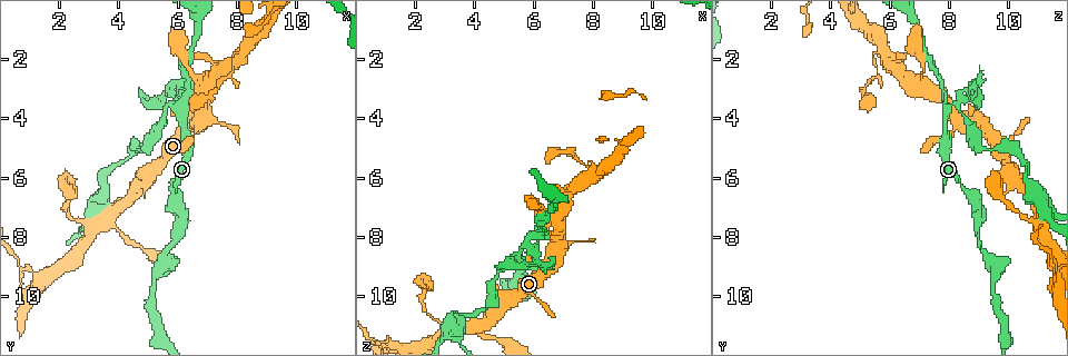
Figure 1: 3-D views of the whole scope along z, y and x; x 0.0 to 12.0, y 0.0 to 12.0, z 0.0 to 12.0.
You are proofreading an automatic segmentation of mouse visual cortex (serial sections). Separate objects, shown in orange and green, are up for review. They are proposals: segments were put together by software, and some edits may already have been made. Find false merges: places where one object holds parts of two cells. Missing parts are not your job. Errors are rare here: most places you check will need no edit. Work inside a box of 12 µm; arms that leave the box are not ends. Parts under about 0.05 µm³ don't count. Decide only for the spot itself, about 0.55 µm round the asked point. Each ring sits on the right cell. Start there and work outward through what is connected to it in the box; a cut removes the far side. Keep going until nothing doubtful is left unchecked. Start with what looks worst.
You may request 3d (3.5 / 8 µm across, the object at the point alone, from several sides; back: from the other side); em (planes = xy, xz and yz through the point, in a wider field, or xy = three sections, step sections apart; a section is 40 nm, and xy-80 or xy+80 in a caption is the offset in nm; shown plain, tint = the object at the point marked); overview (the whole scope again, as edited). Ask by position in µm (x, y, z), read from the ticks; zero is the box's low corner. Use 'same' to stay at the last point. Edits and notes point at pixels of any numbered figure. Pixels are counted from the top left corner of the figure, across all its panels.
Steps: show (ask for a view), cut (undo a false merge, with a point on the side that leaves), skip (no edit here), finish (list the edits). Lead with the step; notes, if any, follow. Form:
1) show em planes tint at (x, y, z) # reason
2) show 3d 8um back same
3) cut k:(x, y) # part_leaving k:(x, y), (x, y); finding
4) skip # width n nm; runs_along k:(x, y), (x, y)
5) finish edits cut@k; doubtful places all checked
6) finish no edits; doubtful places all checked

show 3d 3.5um at (6.0, 3.7, 7.9) # thin neck

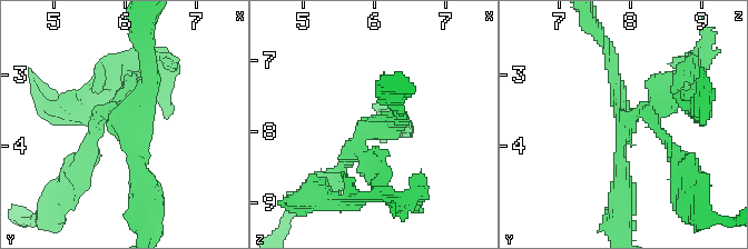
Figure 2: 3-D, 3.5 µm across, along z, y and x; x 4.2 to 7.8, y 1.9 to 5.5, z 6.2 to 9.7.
show em xy step 5 tint at (6.00, 3.75, 7.95) # arms 4; arm_widths 150, 150, 200, 250 nm; need the tissue

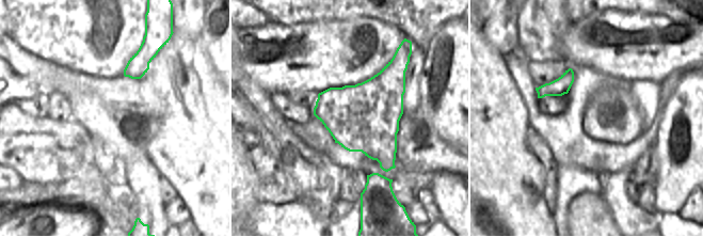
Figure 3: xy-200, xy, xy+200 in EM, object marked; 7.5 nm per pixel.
show em xy step 3 tint same # cut it another way

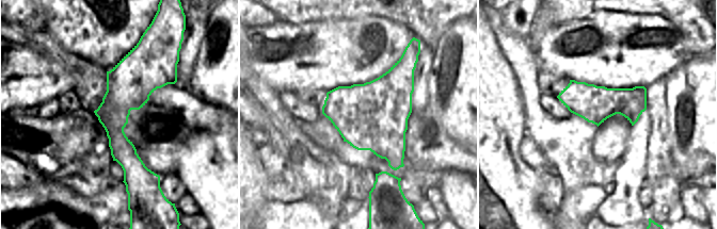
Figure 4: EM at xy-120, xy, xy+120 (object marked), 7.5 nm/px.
skip # runs_along 2:(146, 197), (109, 111), (91, 139); all the same cell

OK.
show 3d 3.5um back at (6.1, 3.0, 8.9) # arms part here

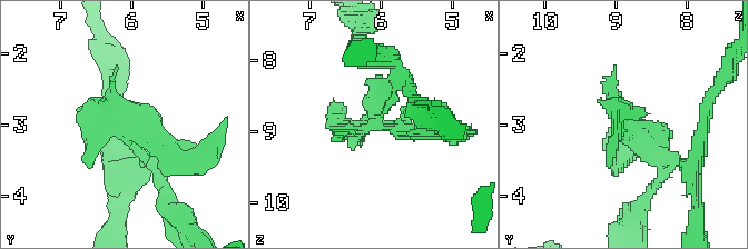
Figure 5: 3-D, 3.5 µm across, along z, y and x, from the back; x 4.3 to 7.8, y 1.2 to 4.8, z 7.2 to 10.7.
show em xy step 3 tint at (6.05, 3.00, 8.85) # need the tissue

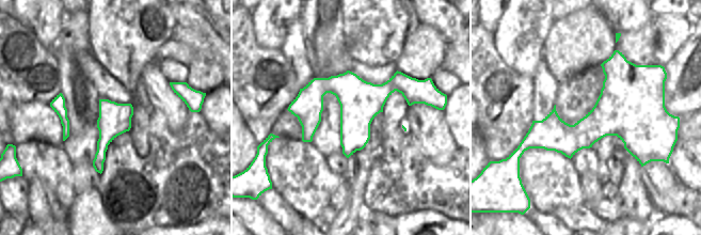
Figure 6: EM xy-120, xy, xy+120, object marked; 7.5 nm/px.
skip # runs_along 6:(419, 99), (405, 87), (320, 88), (291, 109); continuous, no second cell

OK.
show 3d 8um at (8.1, 1.7, 5.8) # narrows sharply

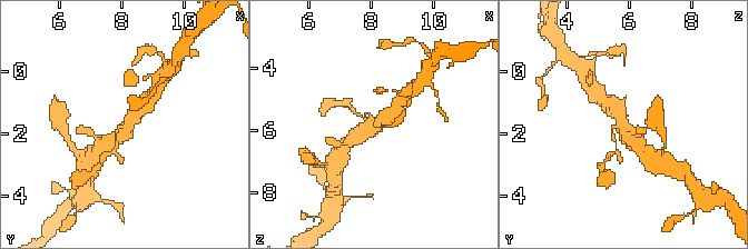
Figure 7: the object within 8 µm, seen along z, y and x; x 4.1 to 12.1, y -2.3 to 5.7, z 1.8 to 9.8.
show em xy step 3 tint at (8.3, 1.9, 5.9) # arms 3; arm_widths 100, 450, 500 nm; need the tissue

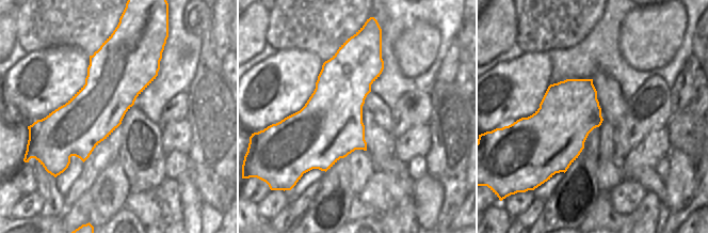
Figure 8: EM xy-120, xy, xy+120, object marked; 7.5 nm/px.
skip # runs_along 7:(102, 145), (118, 138), (144, 103); one cell here

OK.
finish no edits; doubtful places all checked

